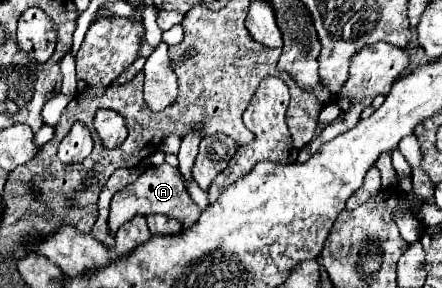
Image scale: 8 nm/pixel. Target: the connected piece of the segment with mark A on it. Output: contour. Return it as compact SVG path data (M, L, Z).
M162 163L158 167L148 167L134 183L126 185L112 197L110 219L108 219L110 231L116 233L118 227L128 219L132 219L134 215L150 215L150 213L162 213L166 217L174 217L182 223L182 227L192 227L200 215L200 207L188 195L180 171L176 167L170 167L168 163Z

